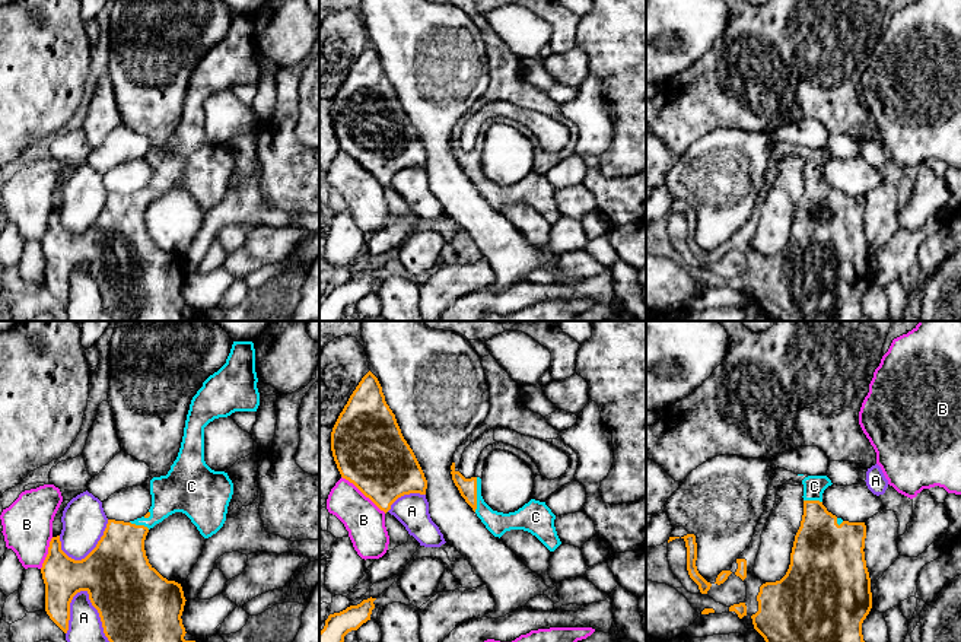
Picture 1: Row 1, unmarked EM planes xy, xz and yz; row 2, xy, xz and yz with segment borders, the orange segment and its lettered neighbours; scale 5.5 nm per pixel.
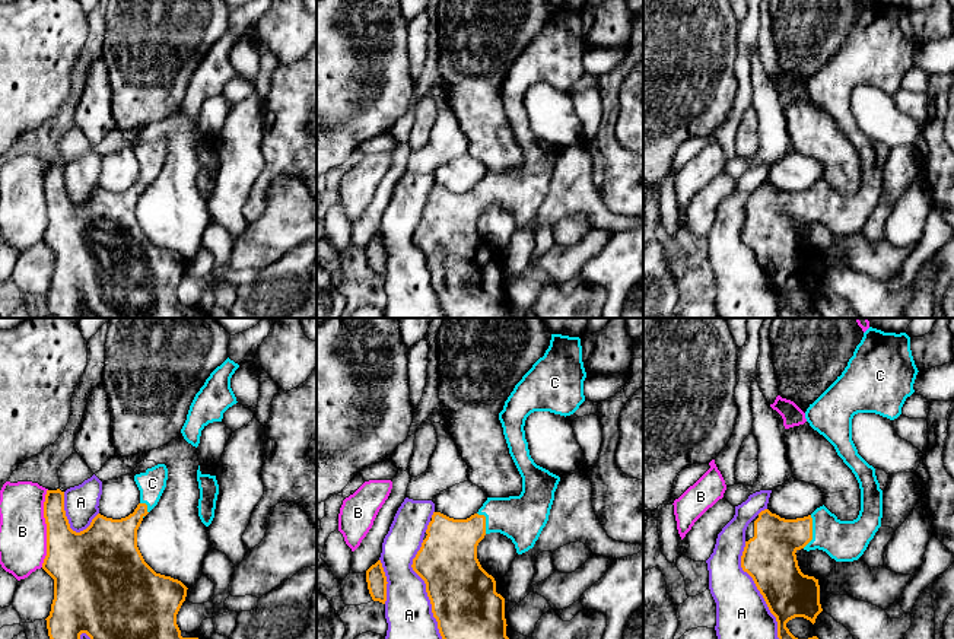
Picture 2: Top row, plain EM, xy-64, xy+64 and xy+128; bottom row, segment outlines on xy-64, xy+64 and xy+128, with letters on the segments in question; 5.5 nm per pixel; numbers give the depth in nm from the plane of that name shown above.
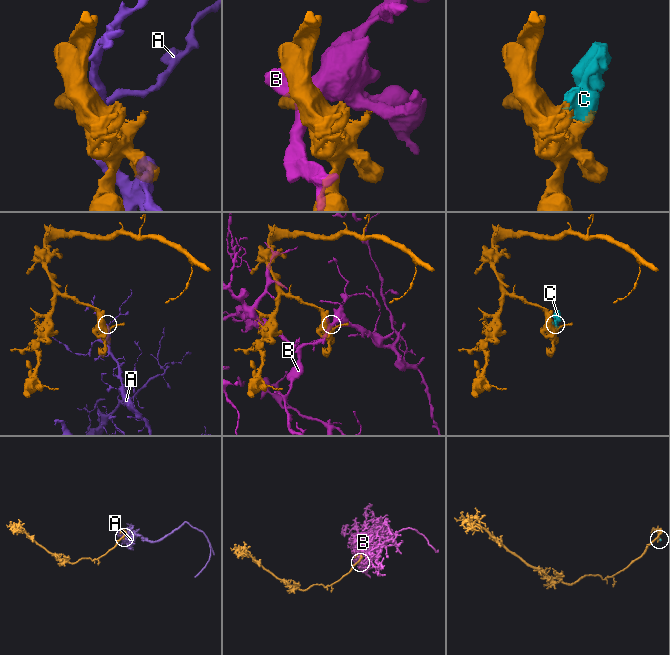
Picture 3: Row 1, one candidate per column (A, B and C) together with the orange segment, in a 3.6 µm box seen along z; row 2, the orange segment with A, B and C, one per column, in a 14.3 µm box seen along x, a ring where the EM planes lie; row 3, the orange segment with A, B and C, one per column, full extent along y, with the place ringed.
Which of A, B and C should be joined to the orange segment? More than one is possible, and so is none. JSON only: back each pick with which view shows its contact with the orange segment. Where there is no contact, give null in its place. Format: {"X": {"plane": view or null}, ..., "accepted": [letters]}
{"C": {"plane": "xz"}, "accepted": ["C"]}

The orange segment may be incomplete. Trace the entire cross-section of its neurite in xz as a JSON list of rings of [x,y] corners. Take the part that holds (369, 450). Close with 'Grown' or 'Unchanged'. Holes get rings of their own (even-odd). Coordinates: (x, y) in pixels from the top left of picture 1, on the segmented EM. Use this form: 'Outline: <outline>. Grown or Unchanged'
Outline: [[[370,371],[332,428],[331,451],[341,477],[385,514],[404,495],[426,495],[424,473]]]. Unchanged

